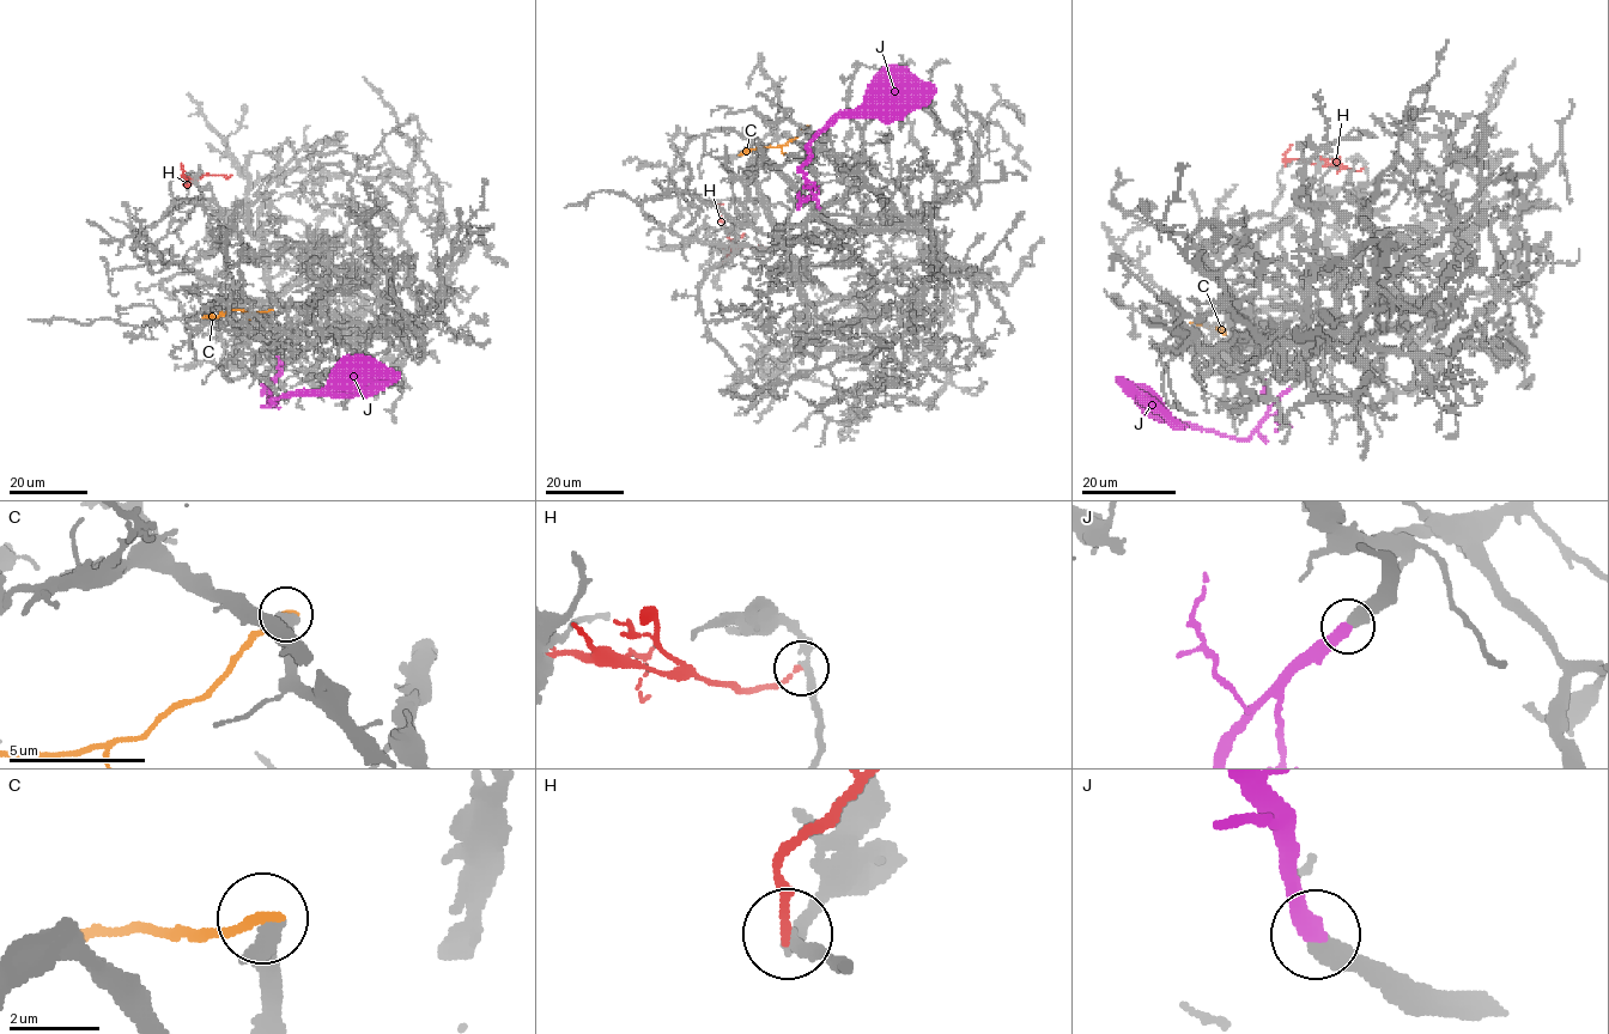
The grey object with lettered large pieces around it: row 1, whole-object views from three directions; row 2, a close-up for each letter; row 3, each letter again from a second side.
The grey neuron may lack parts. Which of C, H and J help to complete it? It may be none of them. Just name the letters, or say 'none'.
J

